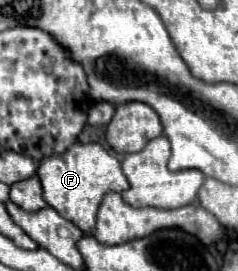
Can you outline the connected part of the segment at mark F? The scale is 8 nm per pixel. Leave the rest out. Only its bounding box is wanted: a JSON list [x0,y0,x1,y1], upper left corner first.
[37,143,129,233]

